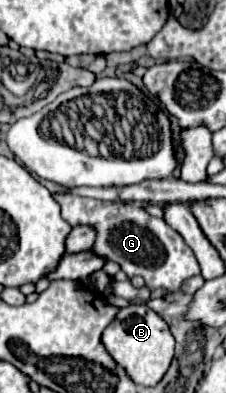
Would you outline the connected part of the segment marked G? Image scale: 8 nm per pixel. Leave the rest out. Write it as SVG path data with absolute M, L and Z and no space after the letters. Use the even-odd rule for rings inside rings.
M54 194L54 198L60 202L62 216L70 226L90 224L96 228L98 236L92 246L96 254L112 262L118 262L120 268L128 274L128 278L136 274L142 276L150 290L166 288L176 292L180 290L184 280L200 274L198 260L192 254L190 246L184 242L184 238L162 218L150 216L144 208L122 202L102 202L94 198L82 198L76 194Z

